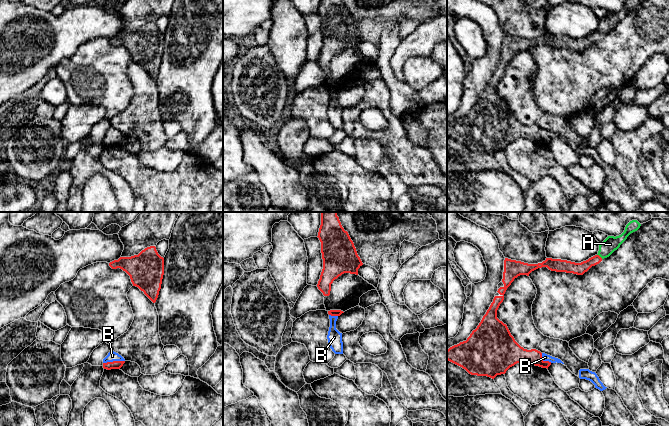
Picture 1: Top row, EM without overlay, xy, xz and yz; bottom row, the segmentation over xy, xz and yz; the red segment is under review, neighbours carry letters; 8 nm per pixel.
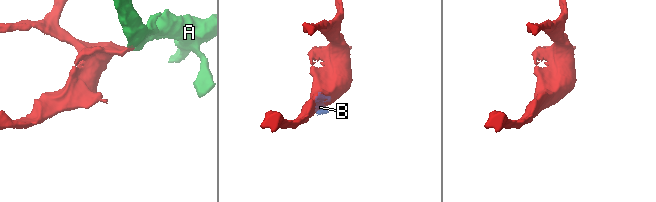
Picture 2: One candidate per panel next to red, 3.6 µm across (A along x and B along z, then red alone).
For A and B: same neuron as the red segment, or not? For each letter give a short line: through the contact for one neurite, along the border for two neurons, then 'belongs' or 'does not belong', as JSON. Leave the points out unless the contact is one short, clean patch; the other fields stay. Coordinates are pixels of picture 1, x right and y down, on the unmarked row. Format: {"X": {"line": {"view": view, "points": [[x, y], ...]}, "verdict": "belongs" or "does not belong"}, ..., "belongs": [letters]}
{"A": {"verdict": "belongs"}, "B": {"line": {"view": "xy", "points": [[115, 140], [113, 137], [112, 132]]}, "verdict": "belongs"}, "belongs": ["A", "B"]}

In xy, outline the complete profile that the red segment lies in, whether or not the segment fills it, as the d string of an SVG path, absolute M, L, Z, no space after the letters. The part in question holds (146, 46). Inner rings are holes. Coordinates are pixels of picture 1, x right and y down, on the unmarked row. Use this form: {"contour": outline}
{"contour": "M155 22L145 24L138 31L120 33L110 38L109 42L125 47L133 62L143 67L153 79L156 78L164 51L164 34L158 30Z"}

